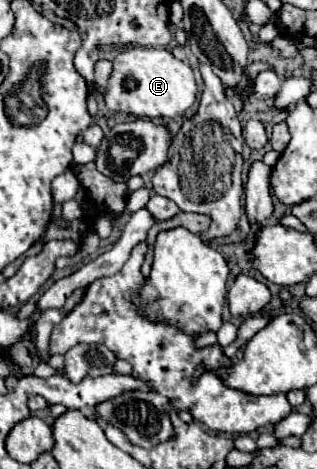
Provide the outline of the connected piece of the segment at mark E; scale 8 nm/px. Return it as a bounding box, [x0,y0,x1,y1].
[103,47,197,117]

